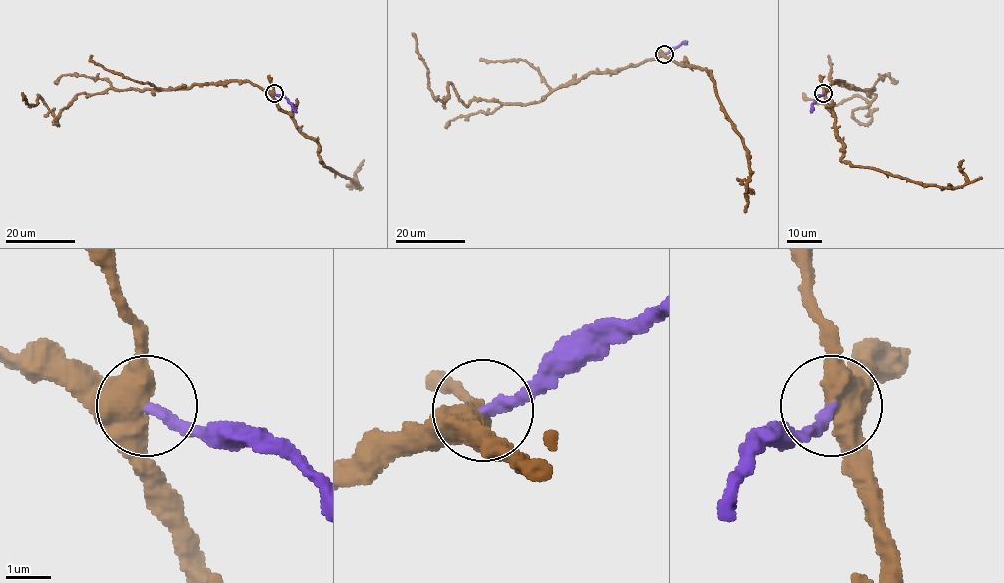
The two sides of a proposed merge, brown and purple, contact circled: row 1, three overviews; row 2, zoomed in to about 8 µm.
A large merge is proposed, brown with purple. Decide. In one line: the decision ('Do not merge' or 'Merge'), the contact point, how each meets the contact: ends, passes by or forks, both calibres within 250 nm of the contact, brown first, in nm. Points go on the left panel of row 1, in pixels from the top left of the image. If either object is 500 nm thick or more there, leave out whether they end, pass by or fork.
Do not merge. Place: (274, 93). At the ring brown forks. At the ring purple ends. Thickness 440 nm (brown) against 240 nm

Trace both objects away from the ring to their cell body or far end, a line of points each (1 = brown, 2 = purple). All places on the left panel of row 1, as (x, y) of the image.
1: (273, 93), (228, 81), (108, 89), (77, 95), (57, 124), (39, 96), (33, 105), (22, 92)
2: (273, 93), (283, 96), (296, 112)

